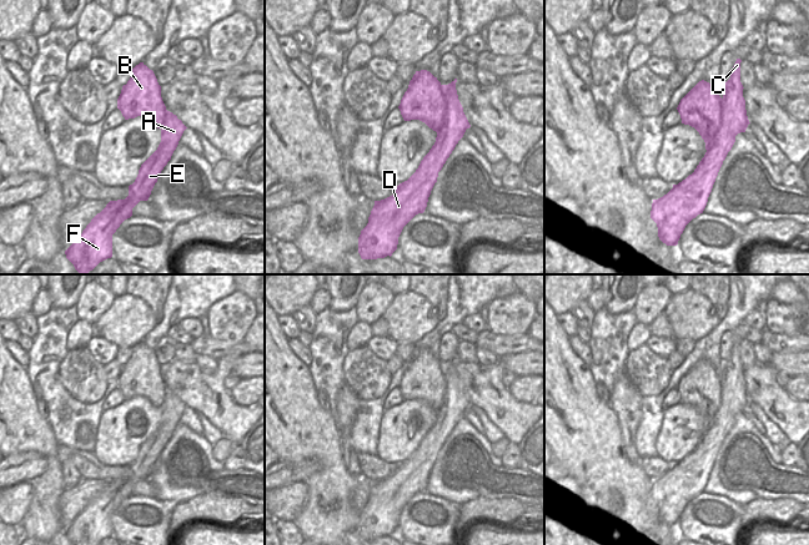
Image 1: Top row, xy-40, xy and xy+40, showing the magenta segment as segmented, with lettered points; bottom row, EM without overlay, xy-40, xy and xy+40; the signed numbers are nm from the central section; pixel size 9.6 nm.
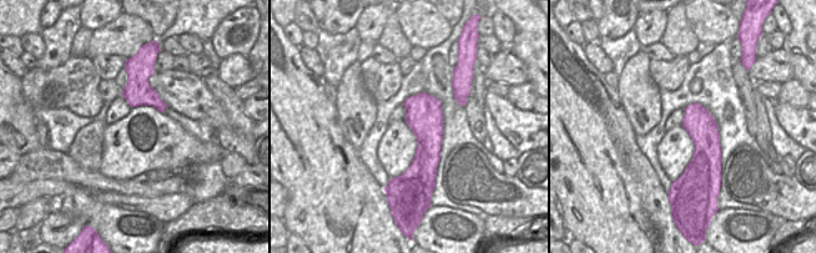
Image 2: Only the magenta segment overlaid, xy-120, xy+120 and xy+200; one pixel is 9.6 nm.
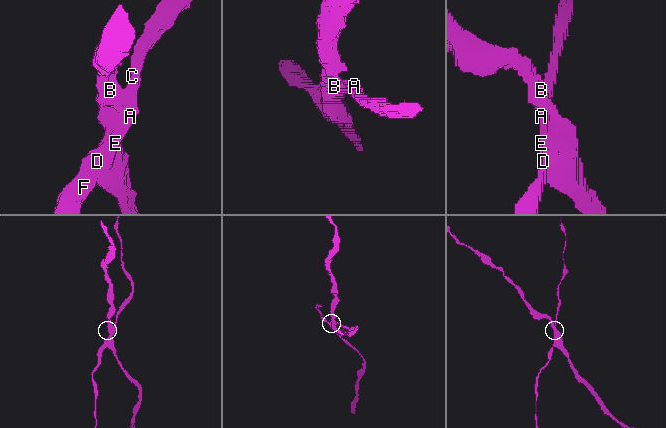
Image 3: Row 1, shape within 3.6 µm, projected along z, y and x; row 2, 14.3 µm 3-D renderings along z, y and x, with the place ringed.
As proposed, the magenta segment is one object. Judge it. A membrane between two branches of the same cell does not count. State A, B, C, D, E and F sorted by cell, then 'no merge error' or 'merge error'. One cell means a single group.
A C D E F / B | merge error

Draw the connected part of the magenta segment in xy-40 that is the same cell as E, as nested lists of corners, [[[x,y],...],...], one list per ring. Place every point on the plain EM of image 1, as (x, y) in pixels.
[[[167,390],[161,407],[161,422],[141,444],[135,461],[129,465],[129,475],[125,479],[110,480],[65,530],[66,538],[74,545],[97,545],[112,536],[112,514],[125,499],[132,495],[132,488],[140,480],[149,479],[186,408],[176,394]]]

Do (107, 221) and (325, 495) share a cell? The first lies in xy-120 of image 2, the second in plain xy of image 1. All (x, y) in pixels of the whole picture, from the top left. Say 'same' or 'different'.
different

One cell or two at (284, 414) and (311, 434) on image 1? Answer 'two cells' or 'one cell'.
one cell

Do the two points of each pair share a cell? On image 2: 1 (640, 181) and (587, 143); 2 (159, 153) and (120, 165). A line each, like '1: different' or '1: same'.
1: same
2: same

